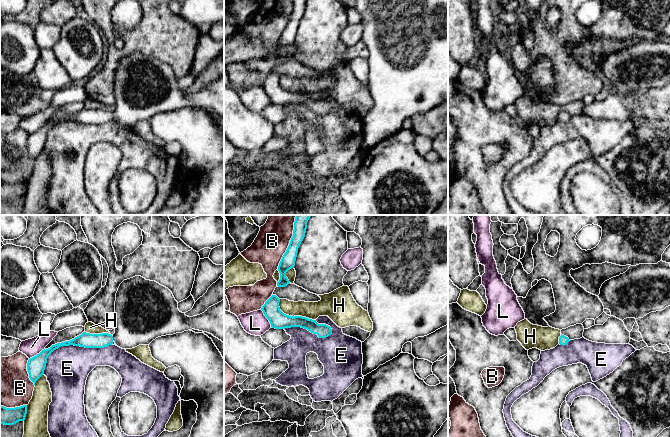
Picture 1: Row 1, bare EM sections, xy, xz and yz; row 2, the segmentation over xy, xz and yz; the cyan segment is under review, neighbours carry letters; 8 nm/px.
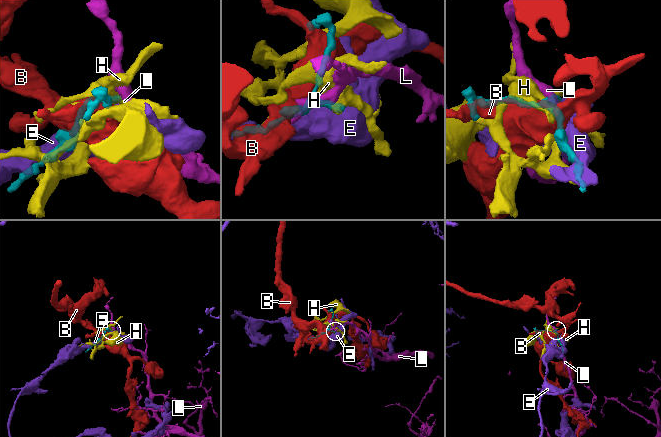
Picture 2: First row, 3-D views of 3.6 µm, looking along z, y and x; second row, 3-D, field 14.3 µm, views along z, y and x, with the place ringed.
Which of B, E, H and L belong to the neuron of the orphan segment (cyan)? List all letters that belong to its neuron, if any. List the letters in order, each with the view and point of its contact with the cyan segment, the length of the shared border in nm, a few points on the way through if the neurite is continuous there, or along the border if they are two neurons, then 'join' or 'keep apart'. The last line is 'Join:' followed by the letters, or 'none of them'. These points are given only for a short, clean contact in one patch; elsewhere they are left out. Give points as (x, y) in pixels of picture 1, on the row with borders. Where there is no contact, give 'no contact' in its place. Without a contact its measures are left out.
B: xz (290, 242) | 460 nm | keep apart
E: xy (71, 344) | 600 nm | keep apart
H: xz (292, 316) | 340 nm | keep apart
L: xz (266, 317) | 180 nm | keep apart
Join: none of them

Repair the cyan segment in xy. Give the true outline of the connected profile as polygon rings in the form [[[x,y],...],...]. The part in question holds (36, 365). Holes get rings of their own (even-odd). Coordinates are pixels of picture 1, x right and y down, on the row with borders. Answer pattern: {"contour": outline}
{"contour": [[[141,276],[124,280],[116,293],[115,333],[83,332],[70,341],[57,343],[30,358],[27,371],[34,383],[44,374],[48,356],[61,346],[104,348],[115,343],[122,349],[149,345],[158,337],[199,330],[212,334],[224,343],[224,299],[204,313],[188,317],[178,309],[172,292],[155,281]]]}

